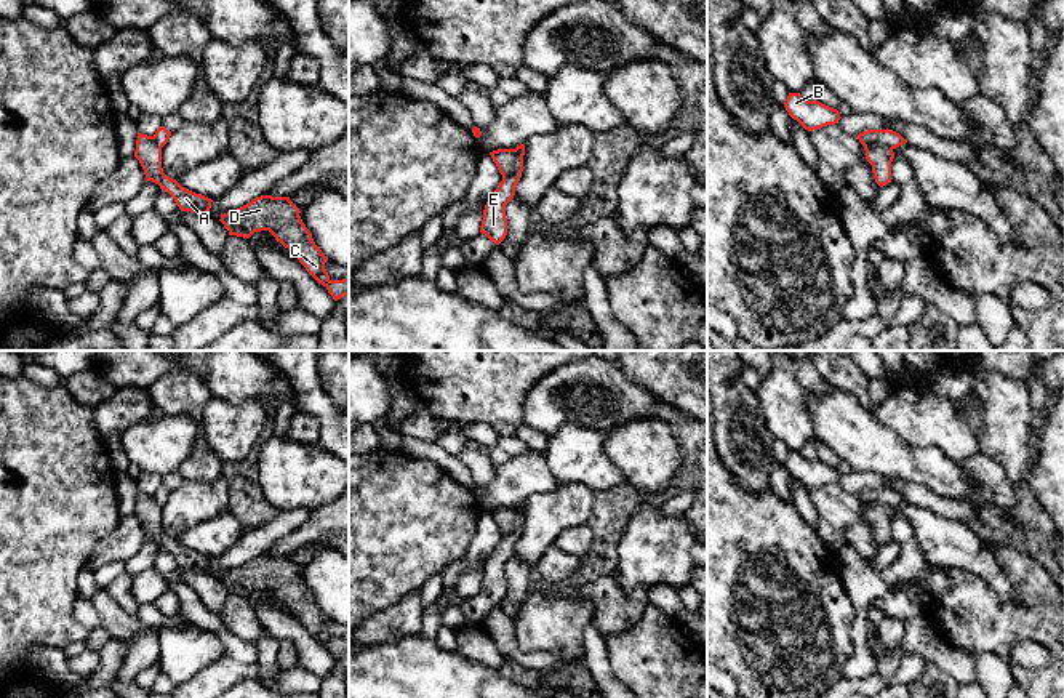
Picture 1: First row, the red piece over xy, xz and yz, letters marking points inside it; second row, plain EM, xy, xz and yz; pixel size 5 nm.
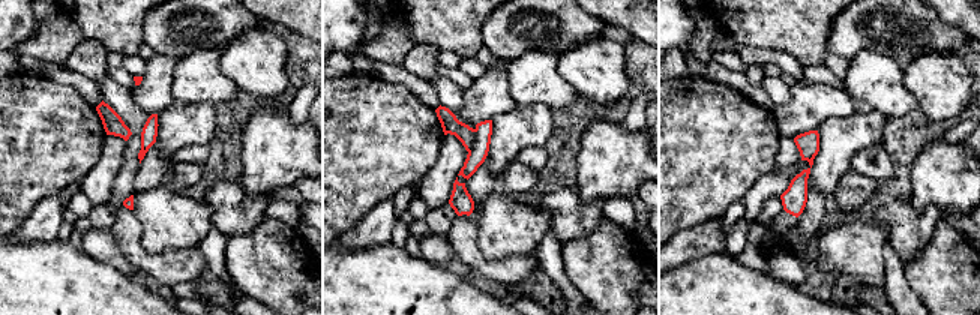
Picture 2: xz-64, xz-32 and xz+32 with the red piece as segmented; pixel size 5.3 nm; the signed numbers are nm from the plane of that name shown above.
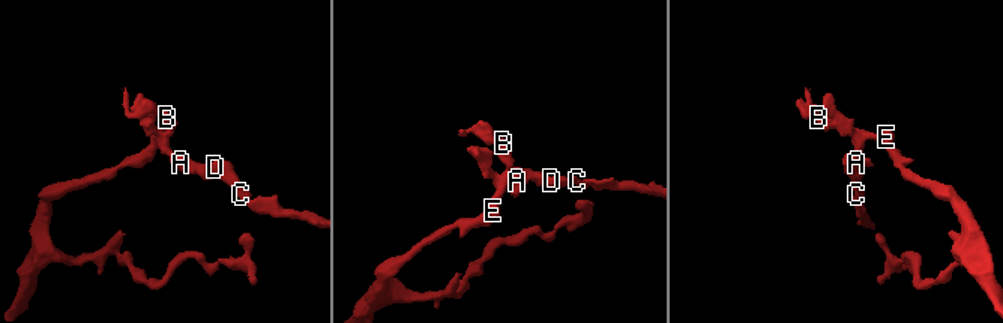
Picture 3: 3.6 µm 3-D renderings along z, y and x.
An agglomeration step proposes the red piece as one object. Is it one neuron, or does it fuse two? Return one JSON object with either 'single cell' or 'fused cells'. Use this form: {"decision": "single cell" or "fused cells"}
{"decision": "fused cells"}

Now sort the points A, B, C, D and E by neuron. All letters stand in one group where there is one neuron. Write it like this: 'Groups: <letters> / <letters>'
Groups: A C D / B E

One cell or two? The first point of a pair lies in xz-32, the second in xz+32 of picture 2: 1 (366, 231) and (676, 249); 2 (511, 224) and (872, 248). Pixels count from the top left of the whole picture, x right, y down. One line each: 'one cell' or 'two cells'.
1: one cell
2: one cell

